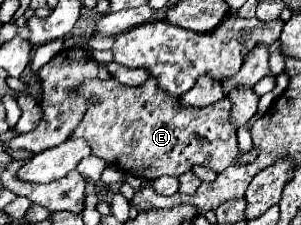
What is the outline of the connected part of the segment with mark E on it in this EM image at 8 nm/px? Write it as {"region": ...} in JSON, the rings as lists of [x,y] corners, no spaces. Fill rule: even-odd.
{"region":[[[149,77],[143,85],[139,87],[127,87],[117,83],[115,79],[93,79],[87,81],[79,87],[79,95],[87,99],[87,113],[83,117],[83,121],[79,123],[79,127],[73,131],[71,137],[83,137],[89,145],[91,145],[91,153],[101,157],[107,165],[119,165],[121,171],[131,173],[135,177],[143,177],[147,181],[153,181],[157,177],[163,175],[183,175],[183,173],[171,173],[171,171],[191,171],[191,167],[195,165],[203,165],[203,167],[211,167],[213,171],[221,173],[225,167],[229,167],[231,163],[253,163],[253,159],[259,155],[259,149],[253,147],[247,153],[241,153],[239,143],[237,143],[237,131],[233,131],[233,121],[229,119],[229,109],[231,109],[231,101],[225,97],[209,107],[181,107],[179,97],[177,99],[169,99],[169,95],[165,95],[165,91],[157,91],[157,79]],[[91,97],[97,97],[99,103],[93,105],[89,103]]]}

